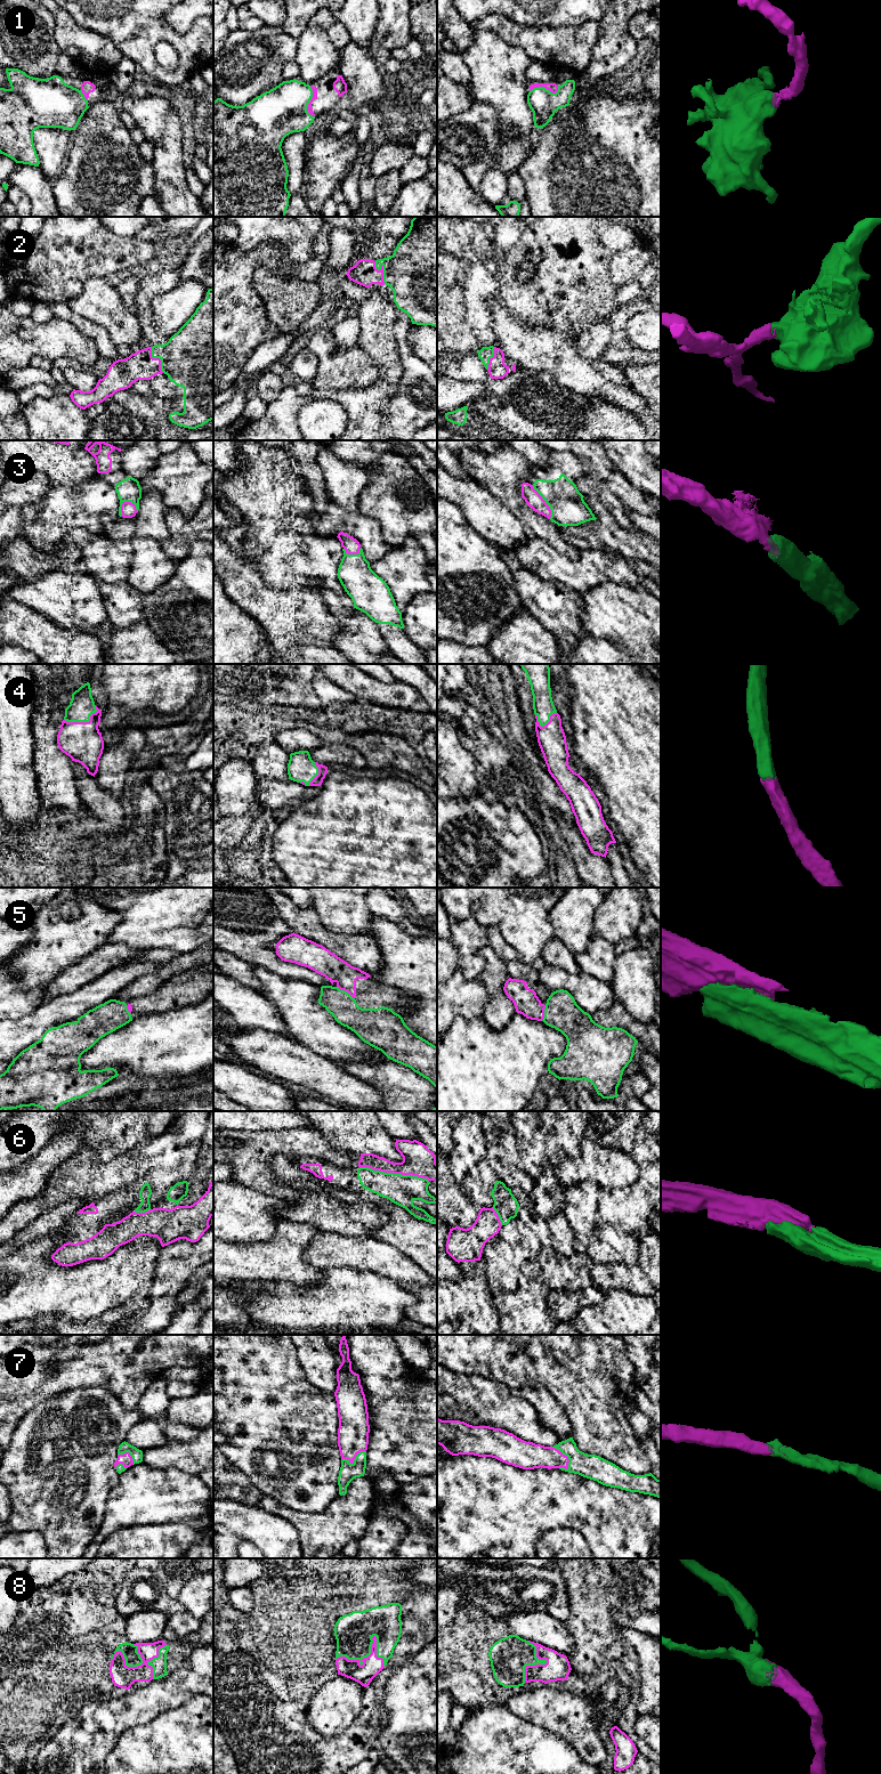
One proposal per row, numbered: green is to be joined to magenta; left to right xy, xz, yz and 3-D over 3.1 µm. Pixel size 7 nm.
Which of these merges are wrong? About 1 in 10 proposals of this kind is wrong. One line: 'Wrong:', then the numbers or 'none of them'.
Wrong: none of them

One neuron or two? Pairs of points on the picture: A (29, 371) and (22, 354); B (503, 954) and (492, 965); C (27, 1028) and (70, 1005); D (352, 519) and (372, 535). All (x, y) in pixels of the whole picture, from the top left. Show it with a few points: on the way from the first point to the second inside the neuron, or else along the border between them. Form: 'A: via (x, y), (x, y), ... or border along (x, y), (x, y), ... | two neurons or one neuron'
A: border along (29, 364), (11, 370) | two neurons
B: border along (487, 945), (503, 962), (509, 977) | two neurons
C: via (38, 1022), (48, 1014), (59, 1010) | one neuron
D: via (356, 524), (368, 532) | one neuron

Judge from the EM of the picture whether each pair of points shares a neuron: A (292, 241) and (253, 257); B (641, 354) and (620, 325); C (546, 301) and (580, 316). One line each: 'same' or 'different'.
A: different
B: same
C: same

